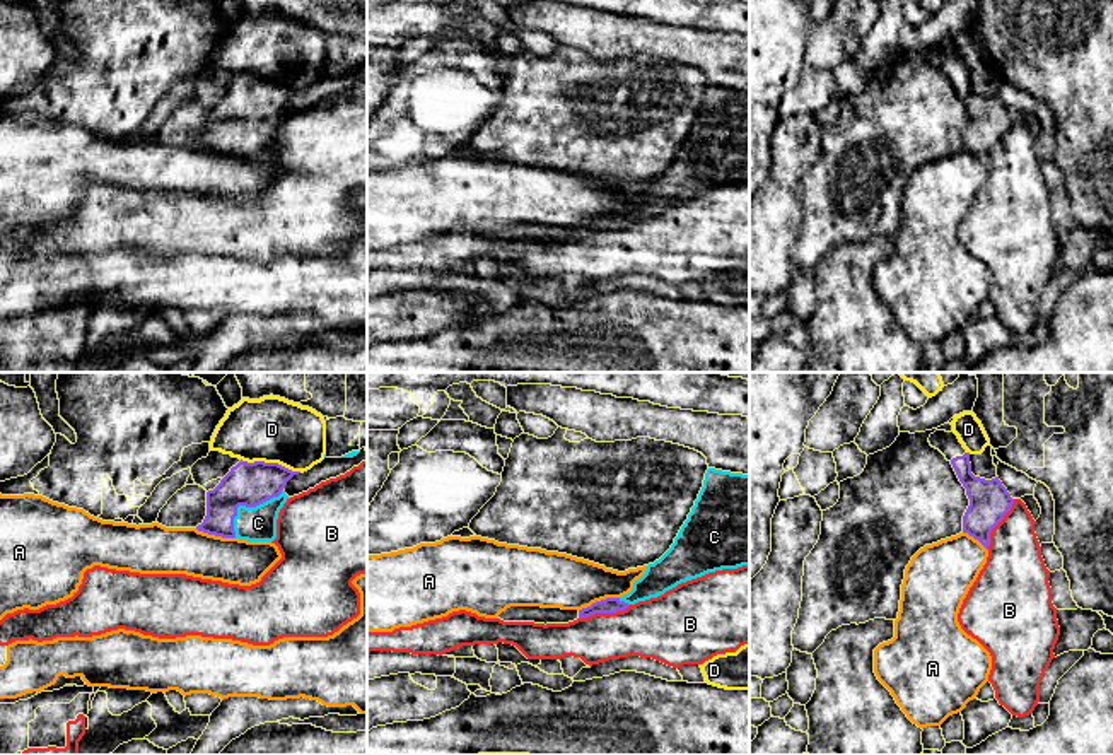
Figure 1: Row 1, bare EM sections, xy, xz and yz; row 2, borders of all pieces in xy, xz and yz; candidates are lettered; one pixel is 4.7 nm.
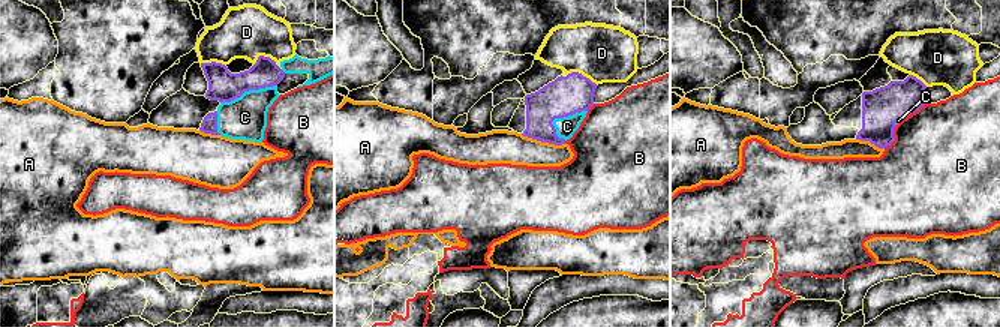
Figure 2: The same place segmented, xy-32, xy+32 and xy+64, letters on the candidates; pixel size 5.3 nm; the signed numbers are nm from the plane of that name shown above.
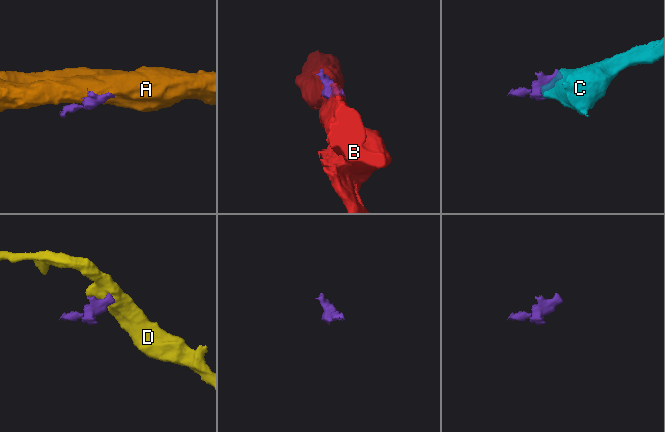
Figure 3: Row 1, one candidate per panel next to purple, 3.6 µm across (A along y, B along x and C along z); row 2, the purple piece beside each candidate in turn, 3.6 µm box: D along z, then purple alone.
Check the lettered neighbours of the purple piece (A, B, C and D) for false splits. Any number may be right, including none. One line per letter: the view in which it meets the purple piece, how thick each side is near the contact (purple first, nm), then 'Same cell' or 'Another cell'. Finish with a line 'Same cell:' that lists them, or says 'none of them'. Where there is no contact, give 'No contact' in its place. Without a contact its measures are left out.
A: Touches purple in xz. Thickness 80 nm (purple) against 260 nm. Another cell
B: Touches purple in xz. Thickness 80 nm (purple) against 280 nm. Another cell
C: Touches purple in xy. Thickness 200 nm (purple) against 160 nm. Same cell
D: Touches purple in xy. Thickness 200 nm (purple) against 320 nm. Another cell
Same cell: C

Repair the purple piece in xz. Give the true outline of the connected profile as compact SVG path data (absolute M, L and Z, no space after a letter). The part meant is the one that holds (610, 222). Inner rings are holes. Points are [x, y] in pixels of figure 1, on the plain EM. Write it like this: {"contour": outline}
{"contour": "M708 85L703 104L671 166L621 215L579 227L579 236L616 231L681 200L749 183L749 92Z"}

